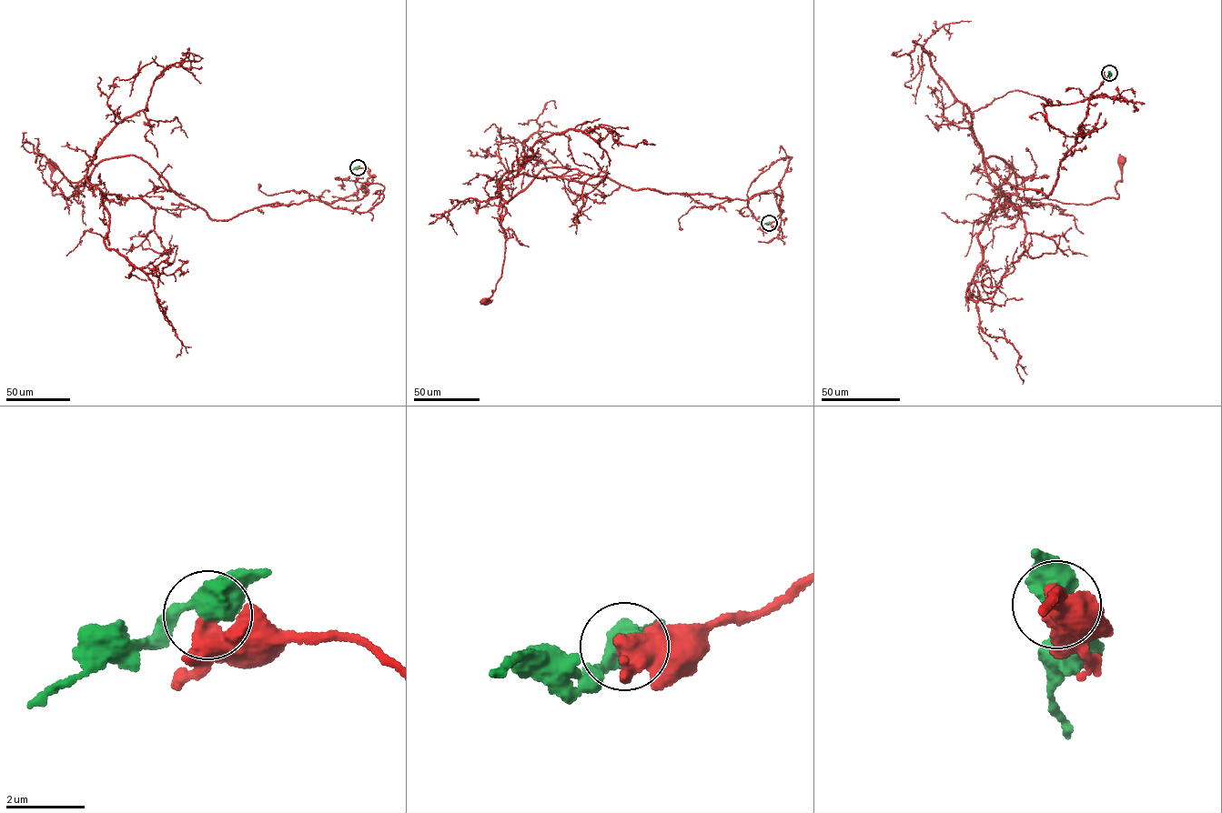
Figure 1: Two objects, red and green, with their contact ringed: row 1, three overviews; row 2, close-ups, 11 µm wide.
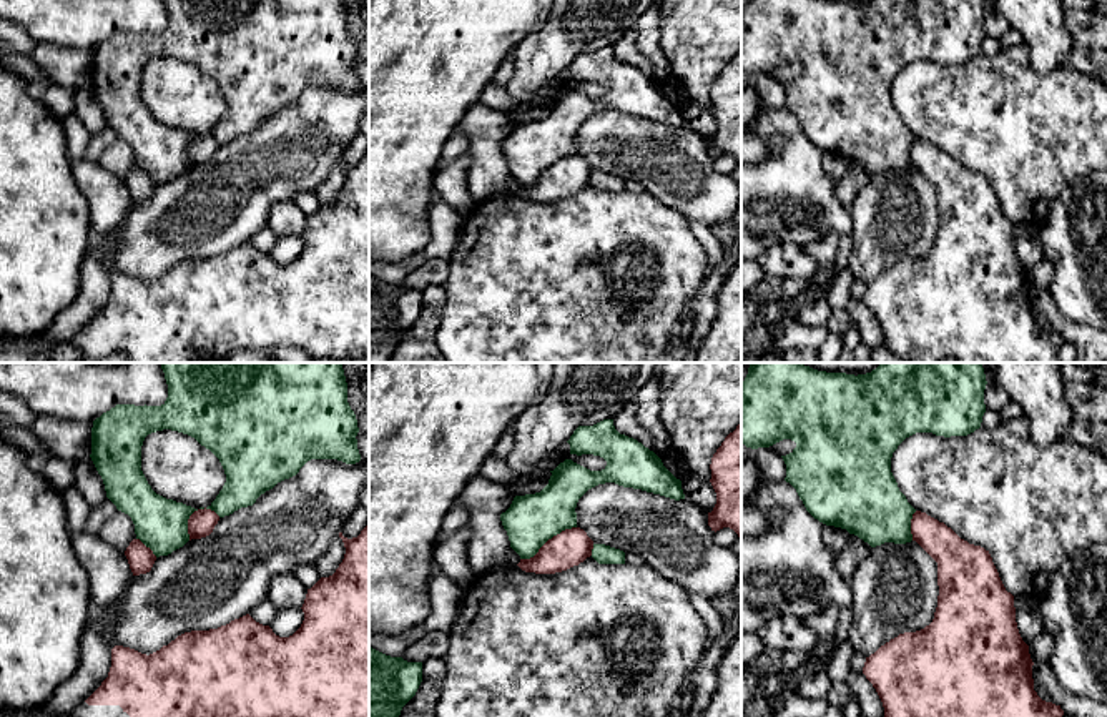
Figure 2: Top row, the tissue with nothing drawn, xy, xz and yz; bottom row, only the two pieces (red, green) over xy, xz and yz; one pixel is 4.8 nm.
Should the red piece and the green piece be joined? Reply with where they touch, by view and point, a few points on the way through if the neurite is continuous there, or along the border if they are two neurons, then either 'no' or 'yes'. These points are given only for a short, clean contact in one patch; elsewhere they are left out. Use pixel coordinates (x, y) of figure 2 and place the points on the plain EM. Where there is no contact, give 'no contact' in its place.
contact xz (547, 168); no

